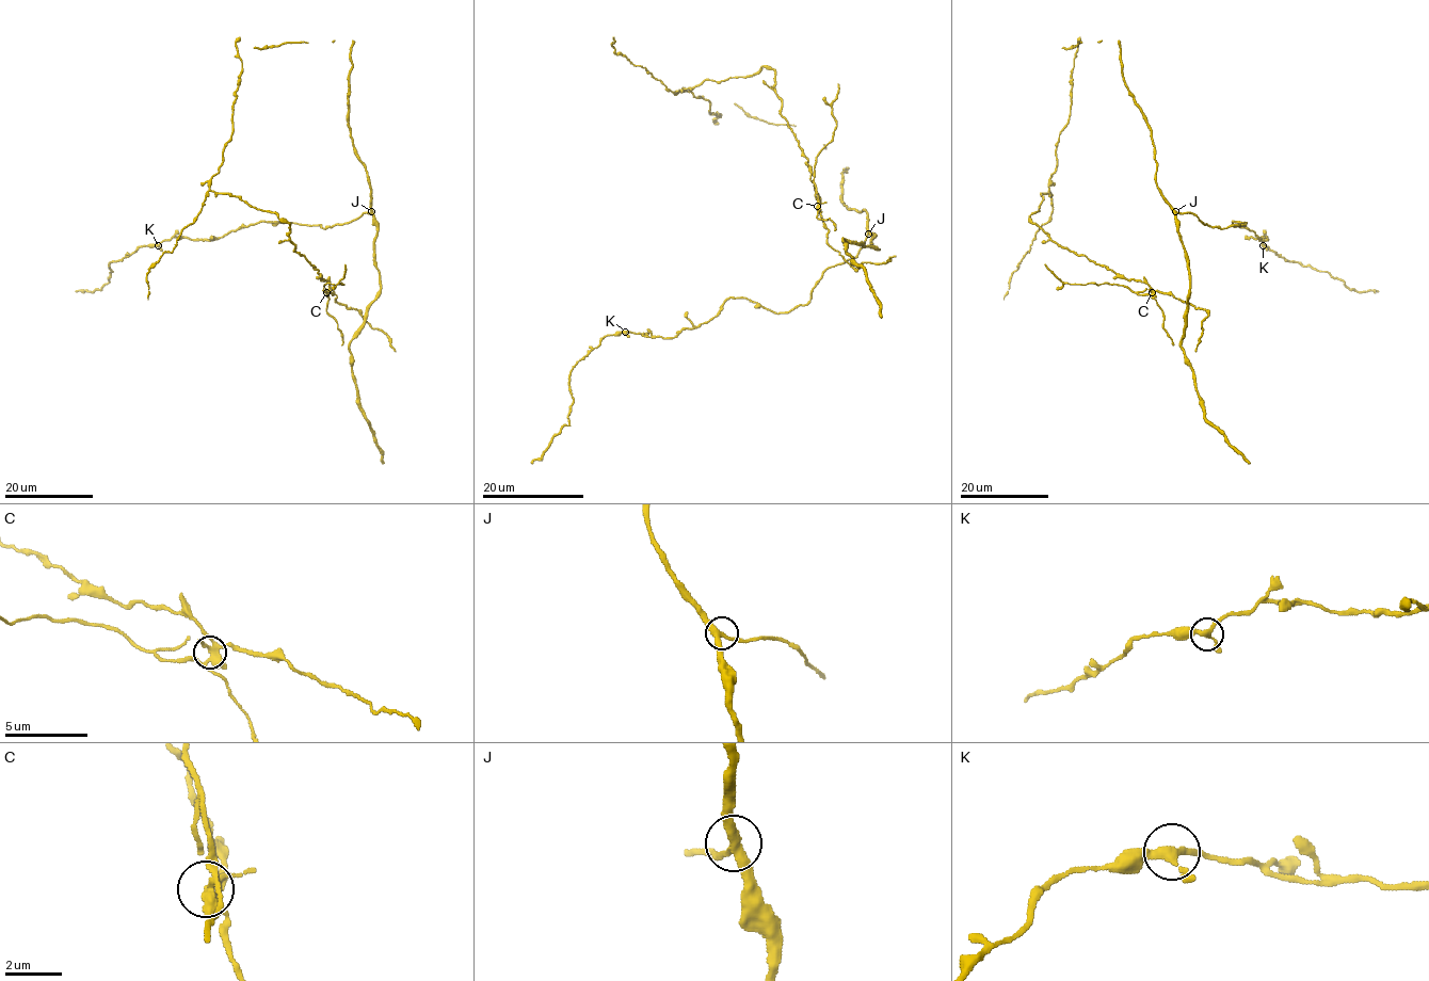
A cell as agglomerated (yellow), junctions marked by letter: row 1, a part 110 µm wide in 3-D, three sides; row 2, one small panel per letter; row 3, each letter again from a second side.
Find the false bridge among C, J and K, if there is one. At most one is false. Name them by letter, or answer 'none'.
C

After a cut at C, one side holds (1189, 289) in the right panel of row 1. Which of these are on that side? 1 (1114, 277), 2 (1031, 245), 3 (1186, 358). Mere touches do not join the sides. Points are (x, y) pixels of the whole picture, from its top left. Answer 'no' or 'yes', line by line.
1: yes
2: yes
3: yes

